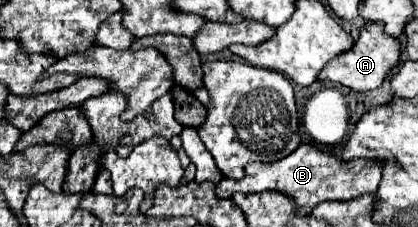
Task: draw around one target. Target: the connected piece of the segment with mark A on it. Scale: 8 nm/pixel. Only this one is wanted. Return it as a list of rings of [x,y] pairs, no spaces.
[[[367,22],[361,30],[359,30],[359,40],[355,40],[355,46],[351,50],[347,50],[347,54],[341,54],[339,58],[333,58],[331,64],[327,64],[321,72],[317,80],[331,80],[331,82],[339,82],[355,92],[367,92],[367,90],[375,90],[383,84],[389,68],[393,68],[399,62],[399,42],[397,38],[385,36],[383,34],[383,24],[379,22]]]

